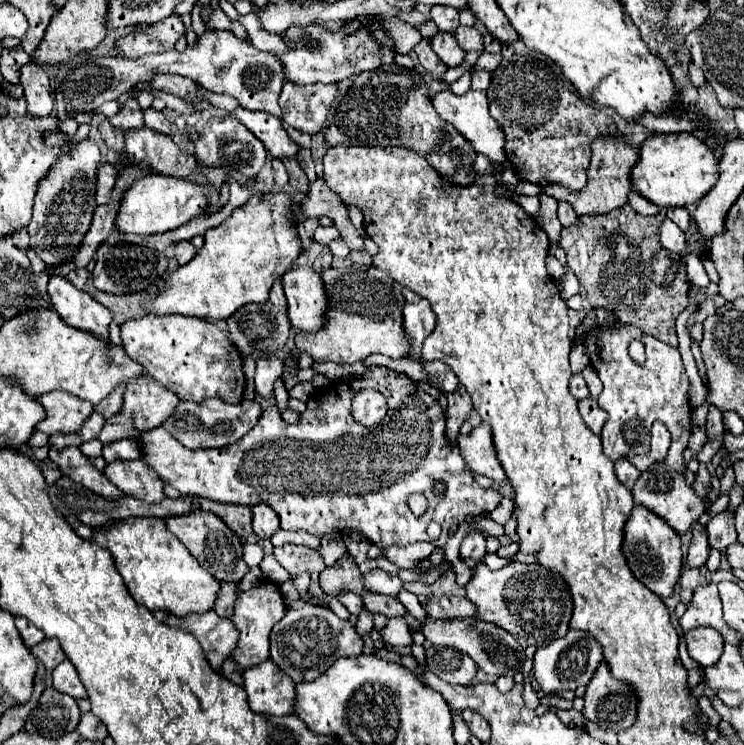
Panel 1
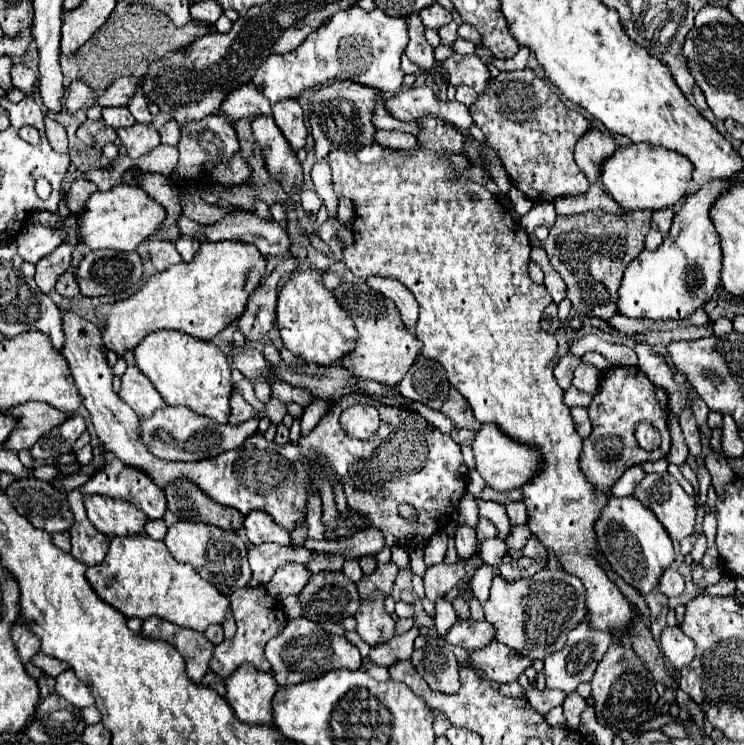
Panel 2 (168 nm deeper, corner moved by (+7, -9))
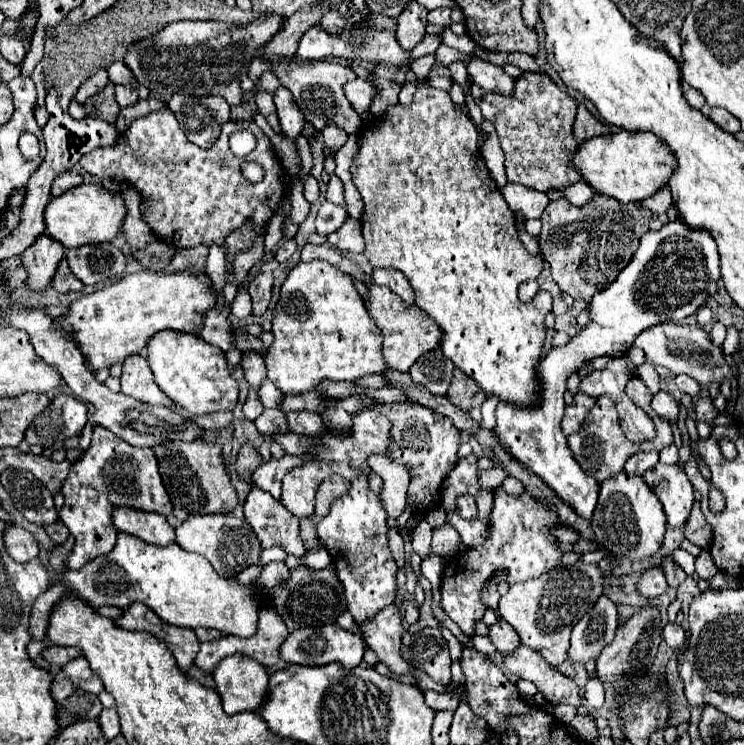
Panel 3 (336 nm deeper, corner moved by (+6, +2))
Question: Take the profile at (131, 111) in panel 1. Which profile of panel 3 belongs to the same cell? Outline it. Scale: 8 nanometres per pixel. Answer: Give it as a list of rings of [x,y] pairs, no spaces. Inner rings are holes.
[[[116,86],[116,102],[120,104],[120,108],[126,108],[130,104],[138,102],[138,94],[136,94],[136,86]]]

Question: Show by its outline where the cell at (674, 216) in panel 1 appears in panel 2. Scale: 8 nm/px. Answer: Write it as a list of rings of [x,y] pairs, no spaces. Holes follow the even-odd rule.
[[[659,209],[659,211],[653,211],[653,223],[655,223],[657,229],[661,231],[661,235],[667,235],[667,233],[669,233],[671,221],[673,221],[673,209]]]

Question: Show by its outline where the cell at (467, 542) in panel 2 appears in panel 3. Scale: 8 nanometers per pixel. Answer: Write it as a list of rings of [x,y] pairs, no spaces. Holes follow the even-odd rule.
[[[460,496],[458,498],[458,510],[456,510],[464,520],[472,520],[478,516],[478,508],[476,508],[476,500],[474,496]]]

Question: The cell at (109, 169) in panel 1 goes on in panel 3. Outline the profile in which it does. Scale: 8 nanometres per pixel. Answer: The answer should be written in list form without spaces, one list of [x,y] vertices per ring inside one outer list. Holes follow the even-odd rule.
[[[72,170],[72,172],[64,172],[64,174],[60,174],[54,182],[52,182],[52,196],[62,196],[64,192],[68,192],[68,190],[72,190],[72,188],[76,188],[76,186],[80,186],[82,184],[82,176],[76,172],[76,170]]]

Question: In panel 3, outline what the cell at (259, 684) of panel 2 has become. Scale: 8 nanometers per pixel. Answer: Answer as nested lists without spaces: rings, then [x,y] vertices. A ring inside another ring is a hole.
[[[232,654],[224,658],[212,676],[226,714],[238,714],[244,710],[254,712],[262,706],[270,676],[266,666],[250,660],[250,656]]]

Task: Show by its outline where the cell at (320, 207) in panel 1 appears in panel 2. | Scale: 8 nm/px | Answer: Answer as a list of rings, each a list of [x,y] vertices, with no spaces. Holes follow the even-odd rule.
[[[235,211],[233,215],[227,215],[225,221],[221,223],[215,223],[215,225],[202,226],[187,217],[181,217],[179,219],[179,229],[181,229],[181,235],[189,235],[189,237],[199,237],[199,233],[205,233],[209,241],[225,241],[225,239],[233,239],[233,241],[241,241],[241,243],[251,243],[255,245],[263,255],[275,255],[275,257],[281,257],[281,255],[287,255],[289,253],[289,247],[291,247],[291,241],[289,241],[289,235],[283,227],[279,227],[277,221],[265,221],[261,217],[257,217],[255,213],[251,211]]]

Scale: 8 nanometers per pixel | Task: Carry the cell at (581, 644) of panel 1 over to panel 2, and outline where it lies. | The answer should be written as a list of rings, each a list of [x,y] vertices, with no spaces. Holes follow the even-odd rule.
[[[583,621],[577,629],[573,629],[569,633],[569,639],[565,643],[565,647],[553,655],[549,655],[545,659],[545,677],[547,677],[547,687],[553,687],[553,689],[563,689],[567,693],[575,691],[579,683],[583,681],[591,681],[599,661],[603,659],[605,651],[609,649],[613,641],[613,635],[611,631],[601,631],[601,629],[593,629],[591,623]]]

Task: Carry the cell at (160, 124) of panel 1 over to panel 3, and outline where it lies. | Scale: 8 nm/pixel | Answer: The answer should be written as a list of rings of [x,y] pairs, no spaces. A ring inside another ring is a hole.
[[[114,62],[108,68],[108,76],[114,84],[134,84],[134,74],[126,68],[124,62]]]

